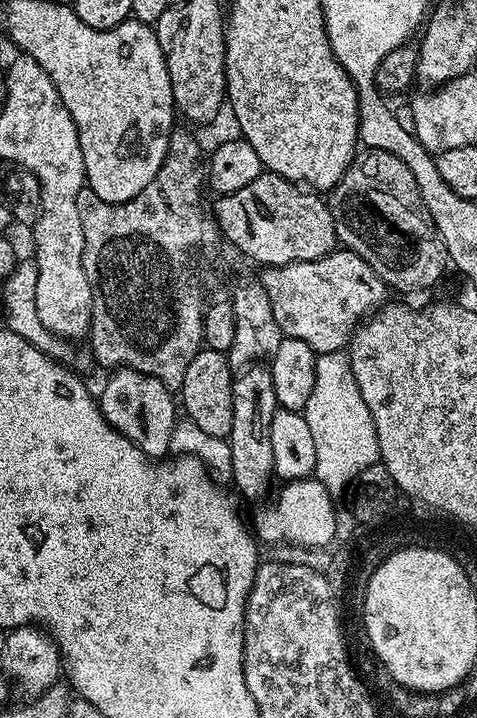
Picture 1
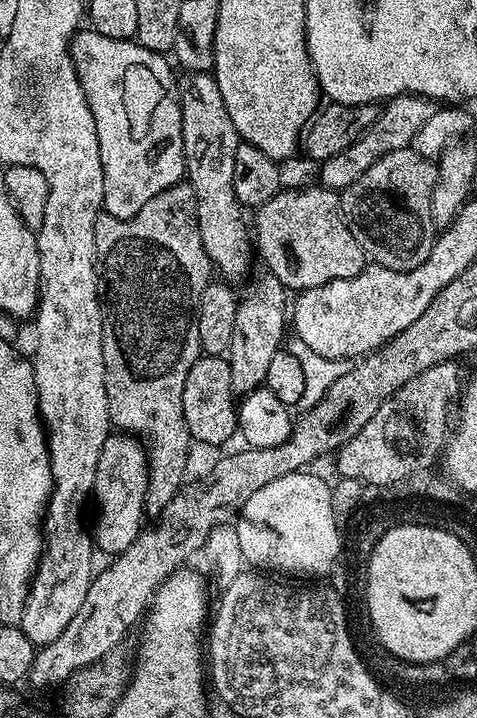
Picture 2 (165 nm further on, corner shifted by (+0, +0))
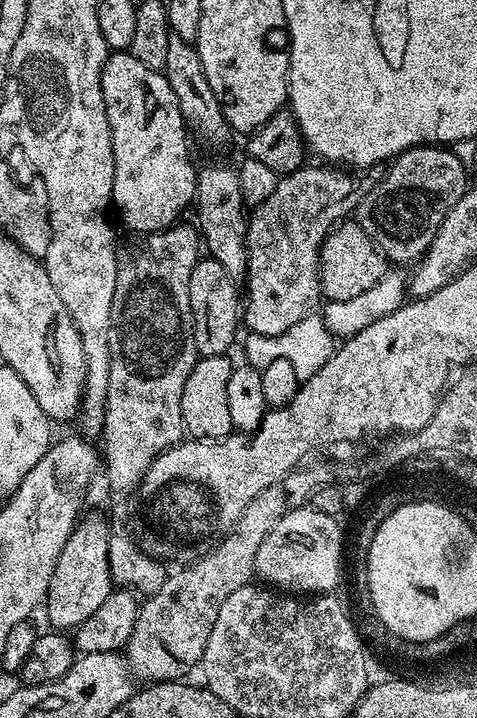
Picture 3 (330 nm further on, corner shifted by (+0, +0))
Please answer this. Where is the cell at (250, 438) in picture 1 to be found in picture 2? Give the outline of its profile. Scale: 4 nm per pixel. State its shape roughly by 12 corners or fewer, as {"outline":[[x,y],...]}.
{"outline":[[267,270],[239,297],[226,353],[240,398],[286,340],[285,286]]}

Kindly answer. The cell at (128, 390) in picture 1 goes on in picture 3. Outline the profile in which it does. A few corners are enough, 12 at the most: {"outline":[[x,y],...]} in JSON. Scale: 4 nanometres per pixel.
{"outline":[[77,523],[48,587],[48,620],[75,630],[114,590],[110,524]]}

